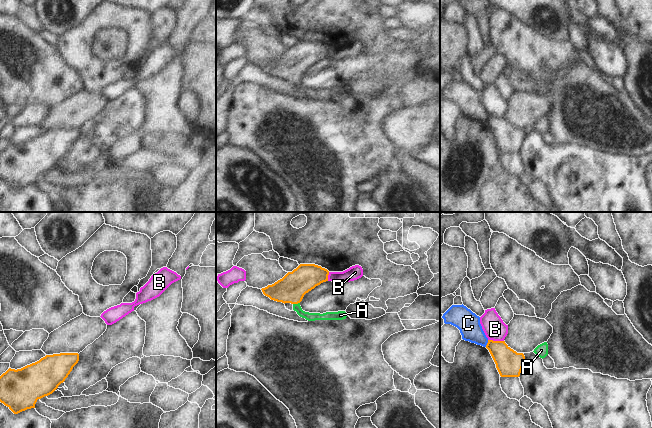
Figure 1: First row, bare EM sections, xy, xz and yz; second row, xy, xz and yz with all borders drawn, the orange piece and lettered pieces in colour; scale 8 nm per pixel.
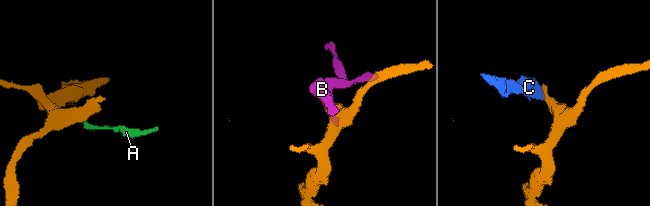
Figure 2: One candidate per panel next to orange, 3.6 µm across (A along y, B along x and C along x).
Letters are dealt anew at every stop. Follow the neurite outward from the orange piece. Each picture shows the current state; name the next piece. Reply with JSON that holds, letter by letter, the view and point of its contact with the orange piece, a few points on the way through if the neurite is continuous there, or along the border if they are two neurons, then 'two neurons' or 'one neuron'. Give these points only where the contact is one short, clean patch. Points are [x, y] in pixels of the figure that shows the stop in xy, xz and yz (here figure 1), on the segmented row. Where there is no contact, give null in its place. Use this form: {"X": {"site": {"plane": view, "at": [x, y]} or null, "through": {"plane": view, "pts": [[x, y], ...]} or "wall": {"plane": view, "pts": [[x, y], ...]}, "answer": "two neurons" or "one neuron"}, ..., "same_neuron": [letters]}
{"A": {"site": {"plane": "xz", "at": [296, 303]}, "through": {"plane": "xz", "pts": [[294, 285], [296, 303], [308, 316]]}, "answer": "one neuron"}, "B": {"site": {"plane": "yz", "at": [496, 341]}, "wall": {"plane": "yz", "pts": [[488, 339], [503, 341]]}, "answer": "two neurons"}, "C": {"site": {"plane": "yz", "at": [487, 343]}, "wall": {"plane": "yz", "pts": [[488, 340], [485, 346]]}, "answer": "two neurons"}, "same_neuron": ["A"]}

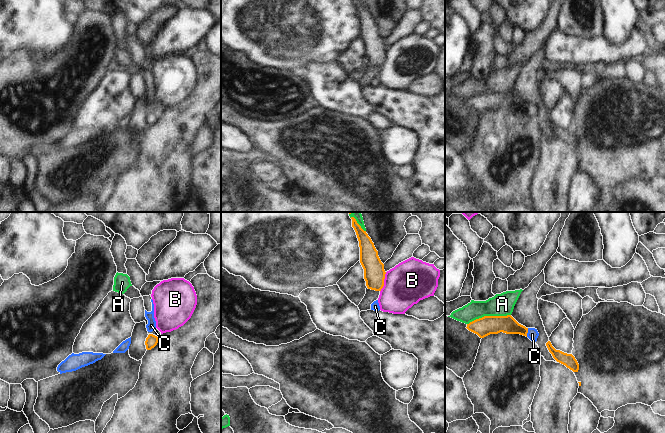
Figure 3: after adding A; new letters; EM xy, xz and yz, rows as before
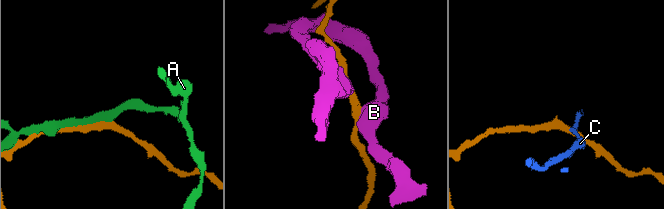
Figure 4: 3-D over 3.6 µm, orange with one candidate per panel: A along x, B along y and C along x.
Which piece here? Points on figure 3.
{"A": {"site": {"plane": "yz", "at": [488, 316]}, "answer": "two neurons"}, "B": {"site": {"plane": "xz", "at": [383, 282]}, "wall": {"plane": "xz", "pts": [[386, 272], [384, 285], [380, 291]]}, "answer": "two neurons"}, "C": {"site": {"plane": "yz", "at": [527, 332]}, "wall": {"plane": "yz", "pts": [[528, 328], [526, 336]]}, "answer": "two neurons"}, "same_neuron": []}

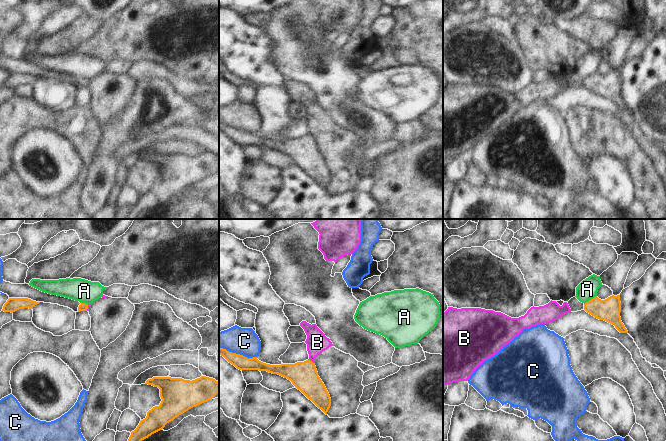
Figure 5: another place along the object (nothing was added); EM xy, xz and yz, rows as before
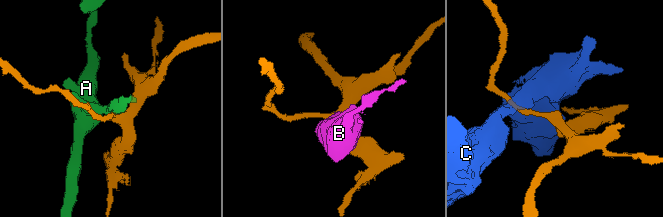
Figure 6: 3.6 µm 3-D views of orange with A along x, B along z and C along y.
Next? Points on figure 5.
{"A": {"site": {"plane": "yz", "at": [591, 299]}, "answer": "two neurons"}, "B": {"site": {"plane": "xz", "at": [312, 362]}, "wall": {"plane": "xz", "pts": [[311, 360], [314, 363]]}, "answer": "two neurons"}, "C": {"site": {"plane": "xz", "at": [238, 354]}, "wall": {"plane": "xz", "pts": [[219, 346], [247, 357], [256, 357]]}, "answer": "two neurons"}, "same_neuron": []}

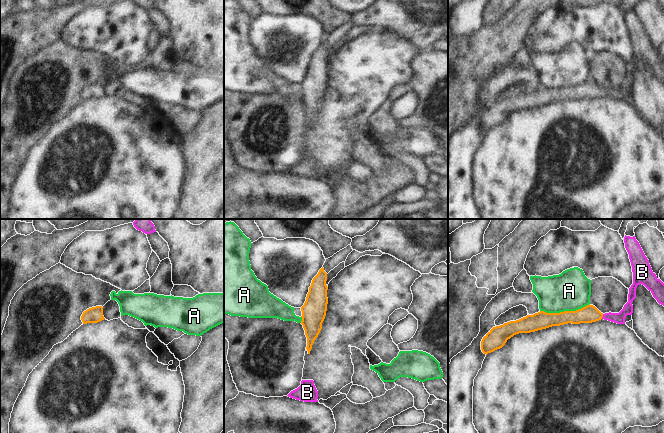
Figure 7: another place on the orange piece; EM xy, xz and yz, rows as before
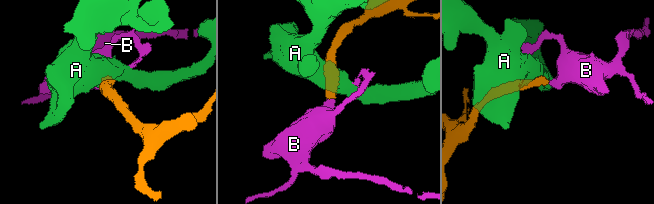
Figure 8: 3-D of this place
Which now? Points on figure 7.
{"A": {"site": {"plane": "yz", "at": [564, 311]}, "wall": {"plane": "yz", "pts": [[589, 303], [575, 310], [559, 312], [540, 311]]}, "answer": "two neurons"}, "B": {"site": {"plane": "yz", "at": [602, 316]}, "through": {"plane": "yz", "pts": [[588, 314], [602, 316], [619, 318]]}, "answer": "one neuron"}, "same_neuron": ["B"]}

